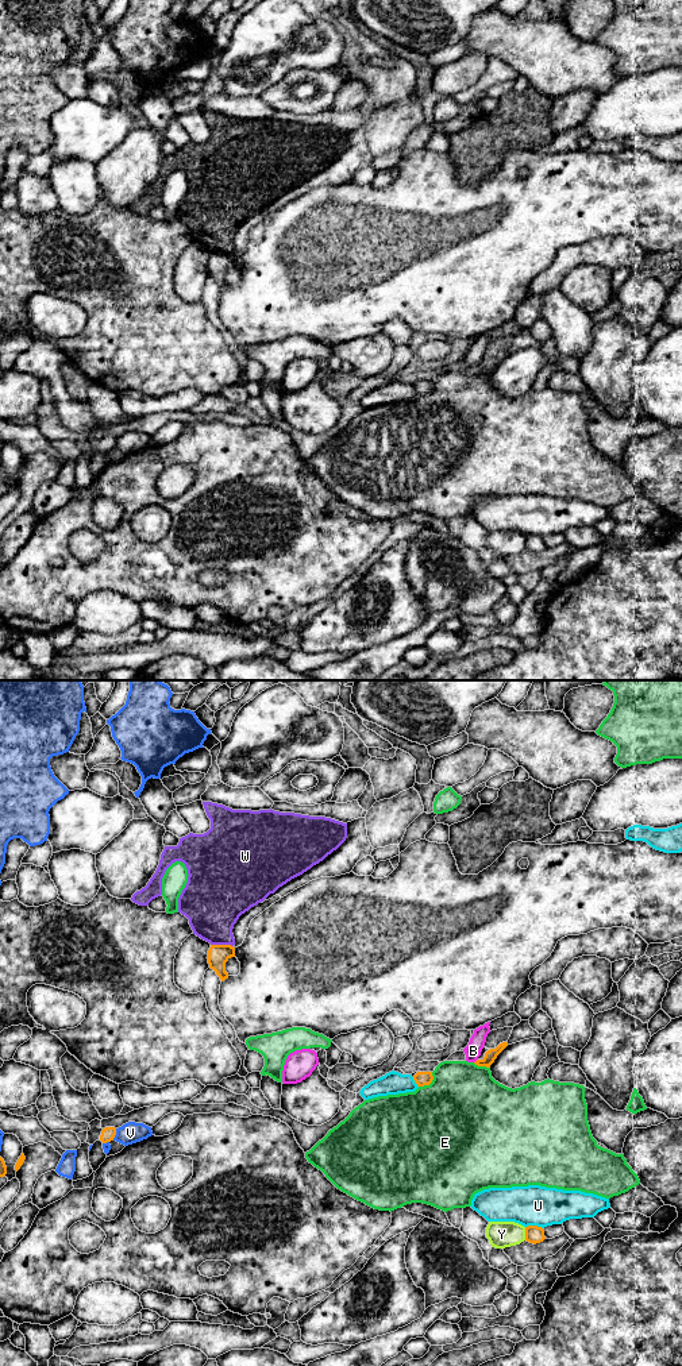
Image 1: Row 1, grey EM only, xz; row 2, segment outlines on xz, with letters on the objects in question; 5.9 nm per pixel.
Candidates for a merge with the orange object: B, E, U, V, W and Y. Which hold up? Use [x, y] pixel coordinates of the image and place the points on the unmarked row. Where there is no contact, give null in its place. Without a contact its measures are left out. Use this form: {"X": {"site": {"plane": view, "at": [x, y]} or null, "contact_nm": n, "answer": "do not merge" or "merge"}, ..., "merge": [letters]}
{"B": {"site": {"plane": "xz", "at": [476, 370]}, "contact_nm": 40, "answer": "do not merge"}, "E": {"site": {"plane": "xz", "at": [430, 392]}, "contact_nm": 130, "answer": "do not merge"}, "U": {"site": {"plane": "xz", "at": [534, 535]}, "contact_nm": 110, "answer": "do not merge"}, "V": {"site": {"plane": "xz", "at": [115, 443]}, "contact_nm": 80, "answer": "do not merge"}, "W": {"site": {"plane": "xz", "at": [222, 254]}, "contact_nm": 140, "answer": "do not merge"}, "Y": {"site": {"plane": "xz", "at": [526, 543]}, "contact_nm": 80, "answer": "do not merge"}, "merge": []}

